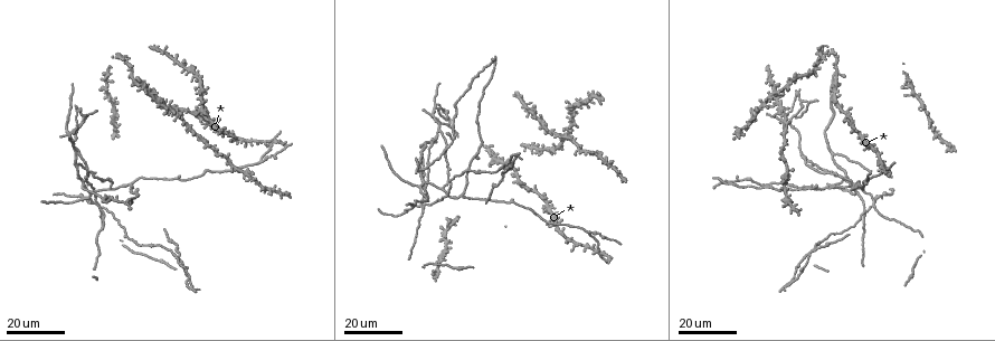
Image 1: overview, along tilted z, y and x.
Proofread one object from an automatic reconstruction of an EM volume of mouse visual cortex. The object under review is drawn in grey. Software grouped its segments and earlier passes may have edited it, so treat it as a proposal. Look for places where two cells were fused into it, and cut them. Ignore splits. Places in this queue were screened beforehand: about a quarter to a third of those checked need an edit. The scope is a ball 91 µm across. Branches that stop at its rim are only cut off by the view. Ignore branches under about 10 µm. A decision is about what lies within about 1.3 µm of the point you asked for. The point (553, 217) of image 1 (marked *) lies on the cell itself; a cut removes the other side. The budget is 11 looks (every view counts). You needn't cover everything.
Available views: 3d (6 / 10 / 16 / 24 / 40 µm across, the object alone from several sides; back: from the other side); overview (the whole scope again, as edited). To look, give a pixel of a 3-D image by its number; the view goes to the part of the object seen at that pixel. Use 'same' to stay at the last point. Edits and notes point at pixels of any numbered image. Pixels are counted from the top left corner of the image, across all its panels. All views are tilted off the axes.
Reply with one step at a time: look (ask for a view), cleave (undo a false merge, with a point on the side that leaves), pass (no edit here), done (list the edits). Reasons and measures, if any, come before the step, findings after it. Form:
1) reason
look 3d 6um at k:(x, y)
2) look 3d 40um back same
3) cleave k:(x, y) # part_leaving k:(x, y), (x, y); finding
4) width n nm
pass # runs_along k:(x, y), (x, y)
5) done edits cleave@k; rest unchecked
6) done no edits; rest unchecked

side arm on a straight run
look 3d 16um at 1:(589, 234)

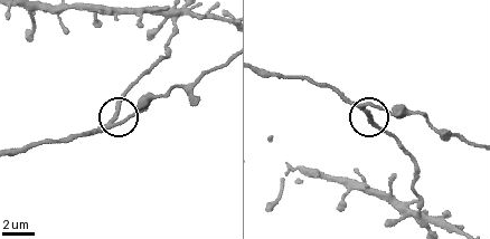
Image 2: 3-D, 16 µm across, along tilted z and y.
look 3d 6um at 2:(374, 105)

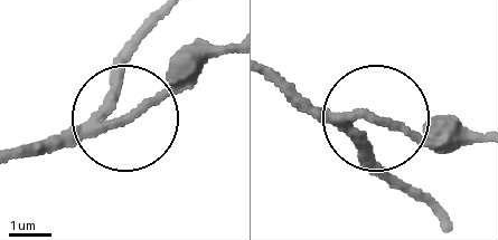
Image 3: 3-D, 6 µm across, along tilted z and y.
width 200 nm
pass # all the same cell

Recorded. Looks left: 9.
side arm on a straight run
look 3d 16um at 1:(109, 187)

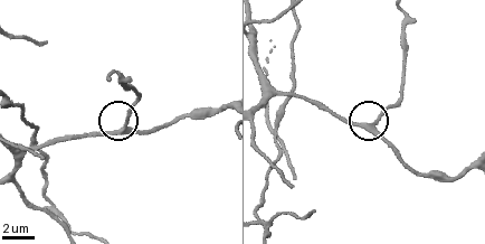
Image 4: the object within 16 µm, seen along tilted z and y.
closer look
look 3d 6um at 4:(370, 126)

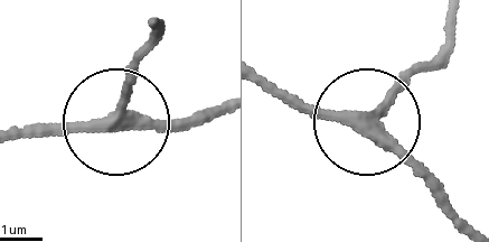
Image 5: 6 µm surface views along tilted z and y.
look 3d 6um back at 5:(111, 119)

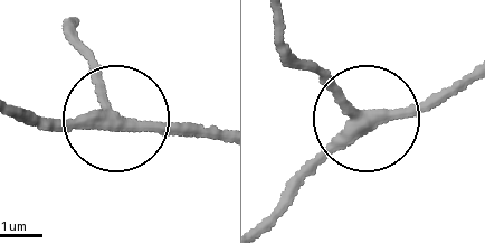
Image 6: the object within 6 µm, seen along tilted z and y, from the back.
width 280 nm
pass # one cell here

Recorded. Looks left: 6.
a fork
look 3d 24um at 1:(833, 151)

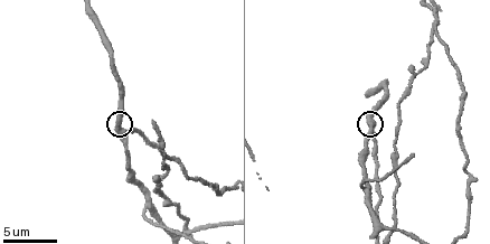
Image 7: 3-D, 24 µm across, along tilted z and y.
look 3d 6um at 7:(124, 133)

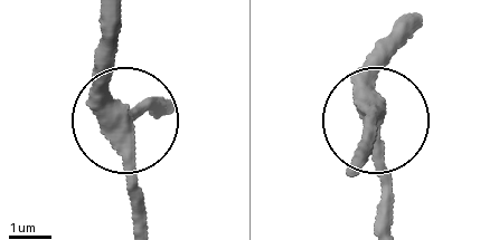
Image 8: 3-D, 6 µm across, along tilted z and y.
arms 3
pass # all the same cell

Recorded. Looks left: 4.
small branch off a trunk
look 3d 24um at 1:(85, 116)

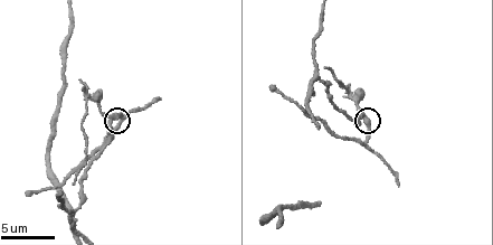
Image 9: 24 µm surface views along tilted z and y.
closer look
look 3d 6um at 9:(110, 117)

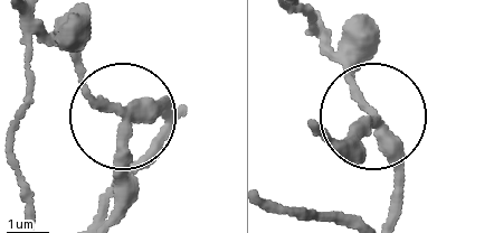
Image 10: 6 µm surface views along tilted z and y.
cleave 10:(164, 105) # part_leaving 10:(381, 123), (391, 216); two cells meet here

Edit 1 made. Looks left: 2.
looks like a crossing
look 3d 24um at 1:(783, 113)

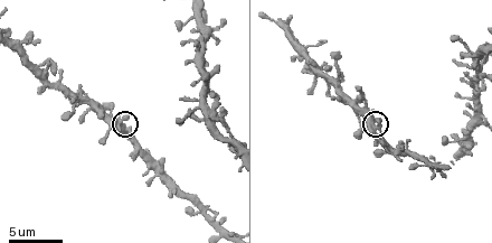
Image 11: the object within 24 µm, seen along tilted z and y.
look 3d 6um at 11:(368, 119)

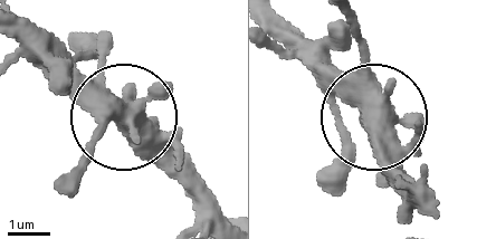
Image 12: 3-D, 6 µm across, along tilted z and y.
arms 5
pass # all the same cell

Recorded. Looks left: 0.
done edits cleave@10; rest unchecked

